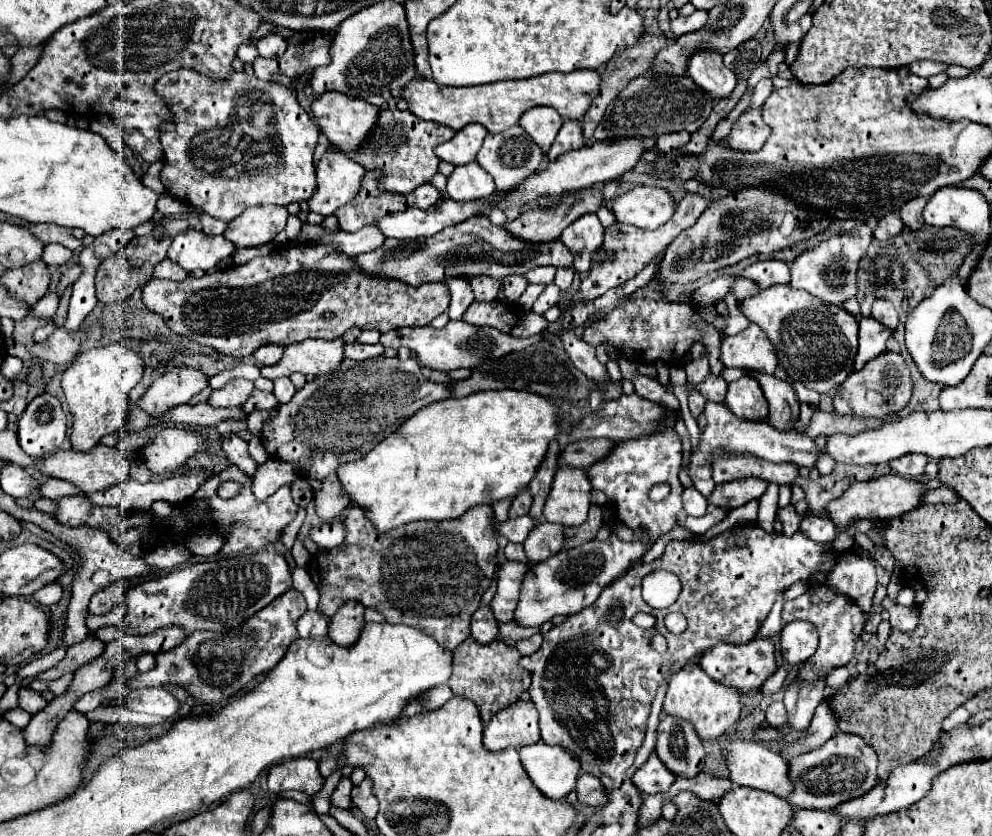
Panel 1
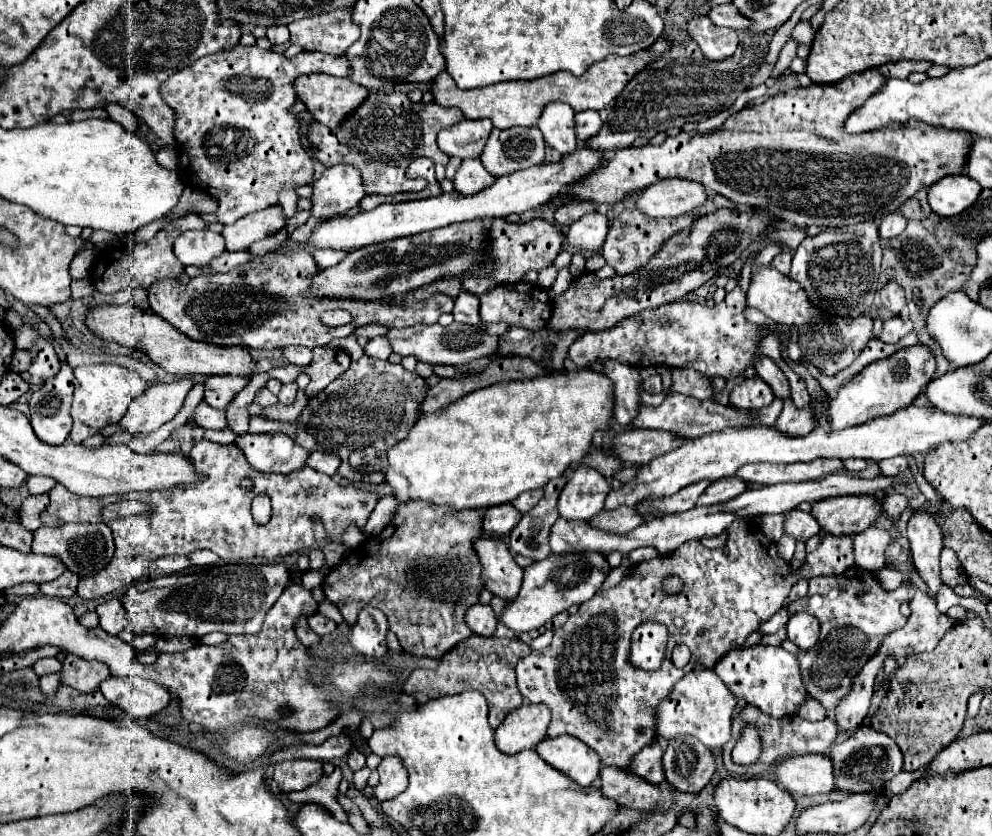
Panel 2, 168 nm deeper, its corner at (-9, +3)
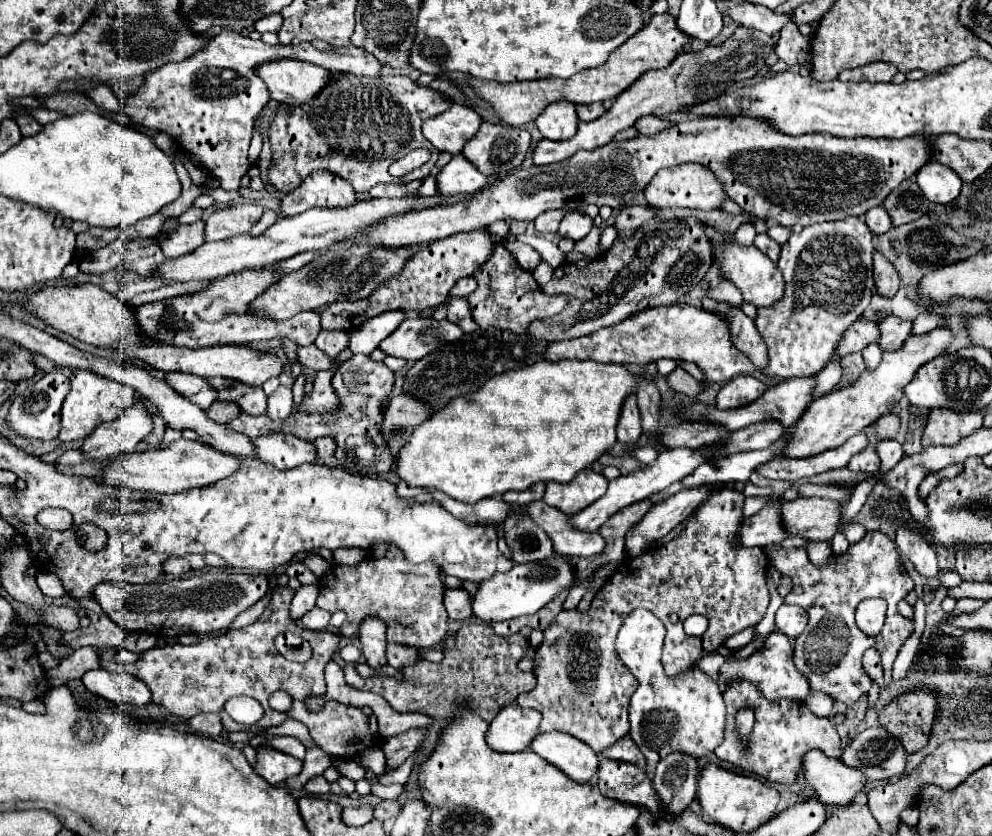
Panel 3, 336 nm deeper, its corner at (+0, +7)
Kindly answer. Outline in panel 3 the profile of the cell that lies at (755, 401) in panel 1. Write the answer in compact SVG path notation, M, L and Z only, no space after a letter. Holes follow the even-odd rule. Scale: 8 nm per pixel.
M742 374L742 376L736 376L722 386L722 390L718 392L718 398L716 398L716 406L720 410L740 408L740 406L754 402L758 396L764 394L764 390L766 390L764 382L760 382L754 376Z

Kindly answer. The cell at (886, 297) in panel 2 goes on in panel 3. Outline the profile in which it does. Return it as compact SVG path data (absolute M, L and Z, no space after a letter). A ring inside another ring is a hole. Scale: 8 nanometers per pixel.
M878 252L874 254L874 282L878 294L884 298L892 298L900 290L900 278L894 266Z

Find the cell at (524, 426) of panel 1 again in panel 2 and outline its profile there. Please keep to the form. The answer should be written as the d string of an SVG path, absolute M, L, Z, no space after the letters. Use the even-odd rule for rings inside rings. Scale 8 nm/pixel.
M557 370L475 390L443 410L423 414L415 422L409 436L387 452L389 466L385 470L385 482L393 486L399 502L423 498L455 506L457 510L483 510L487 506L513 502L519 494L543 488L549 480L563 476L573 462L583 460L591 450L593 434L611 428L613 404L613 382L595 370Z

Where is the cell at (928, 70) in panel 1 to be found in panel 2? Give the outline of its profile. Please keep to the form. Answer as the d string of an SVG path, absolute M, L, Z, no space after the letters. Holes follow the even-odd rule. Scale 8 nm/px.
M893 62L877 66L875 70L885 78L907 78L911 72L927 72L931 68L931 62Z

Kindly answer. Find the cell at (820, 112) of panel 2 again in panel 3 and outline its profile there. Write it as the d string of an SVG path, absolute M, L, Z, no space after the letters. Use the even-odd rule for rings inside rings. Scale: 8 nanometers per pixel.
M710 116L710 118L692 118L682 124L674 124L668 130L662 130L654 136L638 136L624 142L608 142L596 150L582 150L566 162L550 164L550 166L532 166L508 174L500 178L480 192L474 200L460 202L454 206L428 208L422 212L408 212L404 216L388 218L378 226L372 226L364 232L364 242L372 246L400 248L400 246L424 246L428 242L436 242L440 238L448 238L458 232L482 230L496 220L534 220L538 214L546 210L580 210L588 204L594 206L610 206L614 210L624 208L632 202L632 198L648 186L654 174L660 168L670 168L678 164L696 162L706 166L712 174L716 174L718 182L722 182L730 200L734 200L744 212L760 218L778 222L782 226L810 226L816 222L834 222L848 216L864 216L870 208L880 206L886 196L904 180L916 176L916 172L928 164L930 158L930 138L838 138L832 134L804 134L804 136L788 136L780 130L774 130L770 122L762 122L746 116Z

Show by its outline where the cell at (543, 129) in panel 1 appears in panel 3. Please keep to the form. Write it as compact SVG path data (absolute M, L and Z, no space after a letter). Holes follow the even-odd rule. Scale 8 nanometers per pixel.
M552 102L536 118L536 126L548 140L568 140L576 134L578 116L572 102Z

